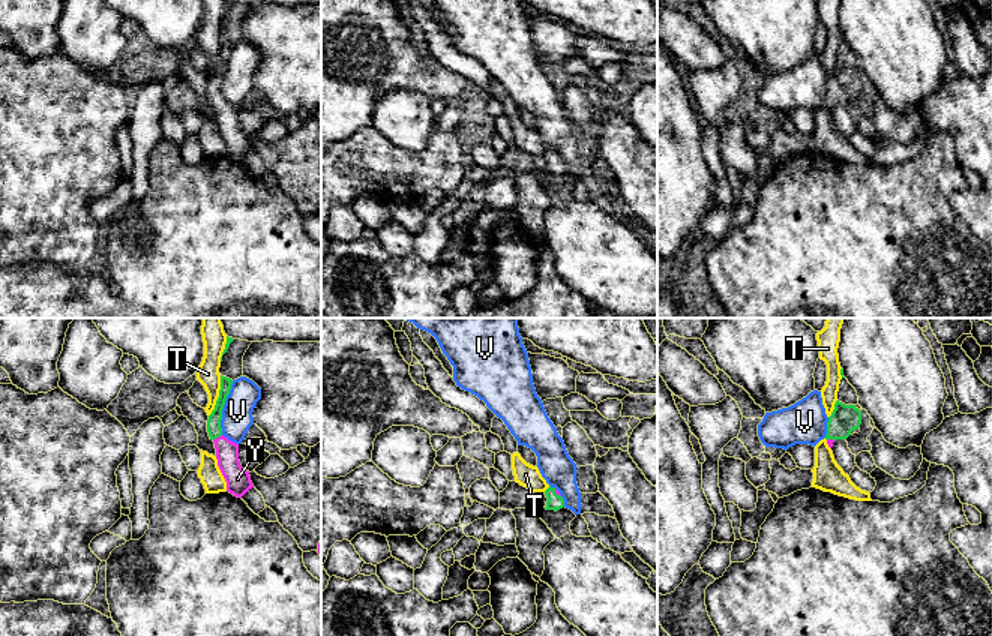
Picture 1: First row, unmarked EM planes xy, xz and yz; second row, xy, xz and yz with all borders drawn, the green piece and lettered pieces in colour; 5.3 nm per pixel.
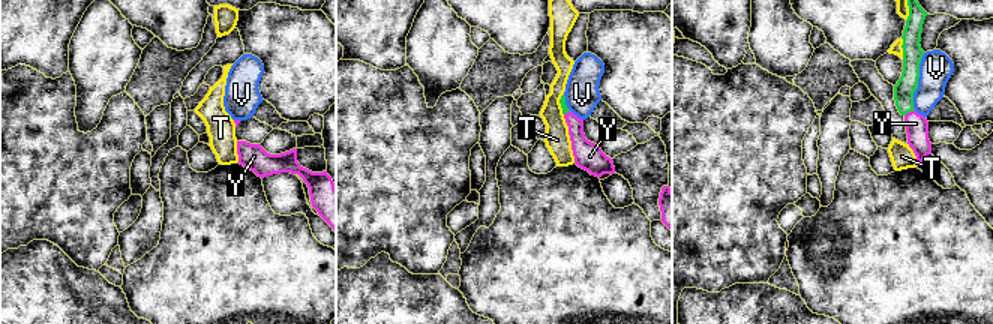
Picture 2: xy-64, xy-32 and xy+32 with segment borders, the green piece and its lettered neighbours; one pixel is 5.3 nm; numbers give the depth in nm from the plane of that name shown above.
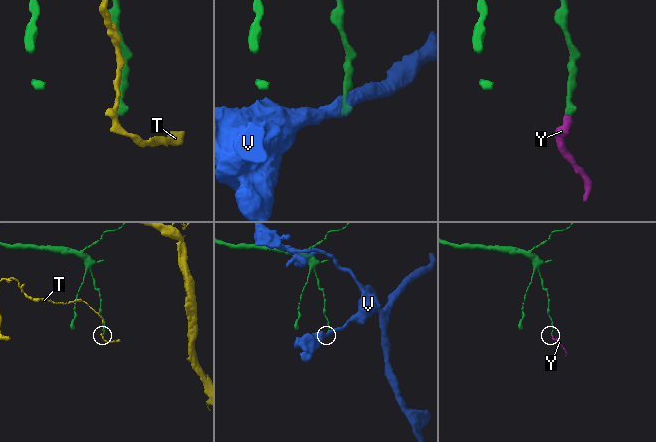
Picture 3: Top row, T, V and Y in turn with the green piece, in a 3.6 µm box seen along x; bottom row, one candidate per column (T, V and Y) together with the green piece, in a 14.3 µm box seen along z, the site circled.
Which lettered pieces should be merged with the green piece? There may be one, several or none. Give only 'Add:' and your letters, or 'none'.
Add: Y

